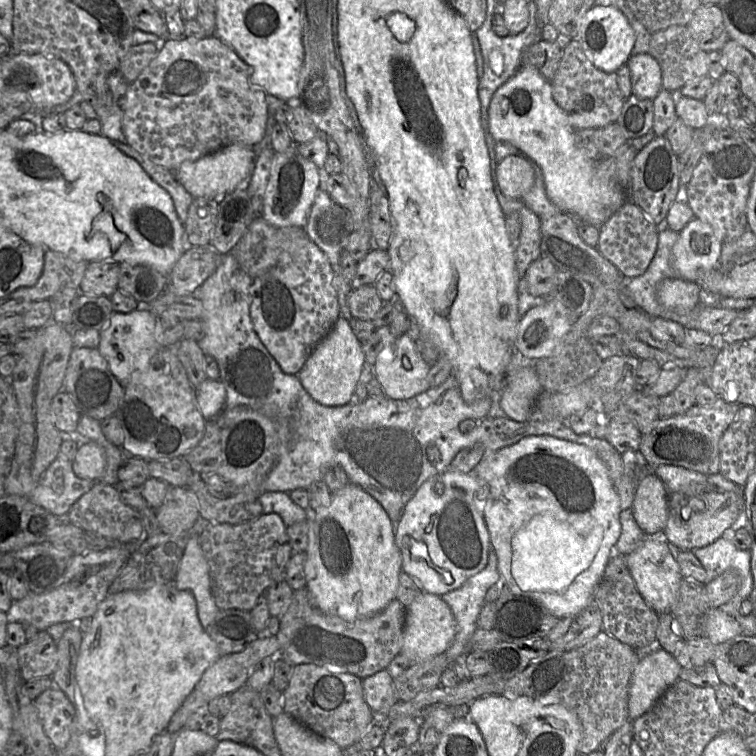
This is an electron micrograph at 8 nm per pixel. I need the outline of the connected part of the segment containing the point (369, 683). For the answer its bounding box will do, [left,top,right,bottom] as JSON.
[362,669,398,727]

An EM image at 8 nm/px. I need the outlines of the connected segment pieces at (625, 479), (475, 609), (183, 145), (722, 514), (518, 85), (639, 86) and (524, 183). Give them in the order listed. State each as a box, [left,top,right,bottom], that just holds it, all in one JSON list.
[[190,253,646,555],[441,549,500,659],[122,35,267,171],[663,492,743,551],[488,67,628,227],[628,53,663,100],[496,155,534,199]]

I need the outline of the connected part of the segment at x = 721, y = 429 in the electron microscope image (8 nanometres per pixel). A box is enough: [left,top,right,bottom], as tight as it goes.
[639,397,741,475]

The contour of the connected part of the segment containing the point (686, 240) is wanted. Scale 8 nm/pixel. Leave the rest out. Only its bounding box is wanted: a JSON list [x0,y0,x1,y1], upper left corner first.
[672,218,724,292]

